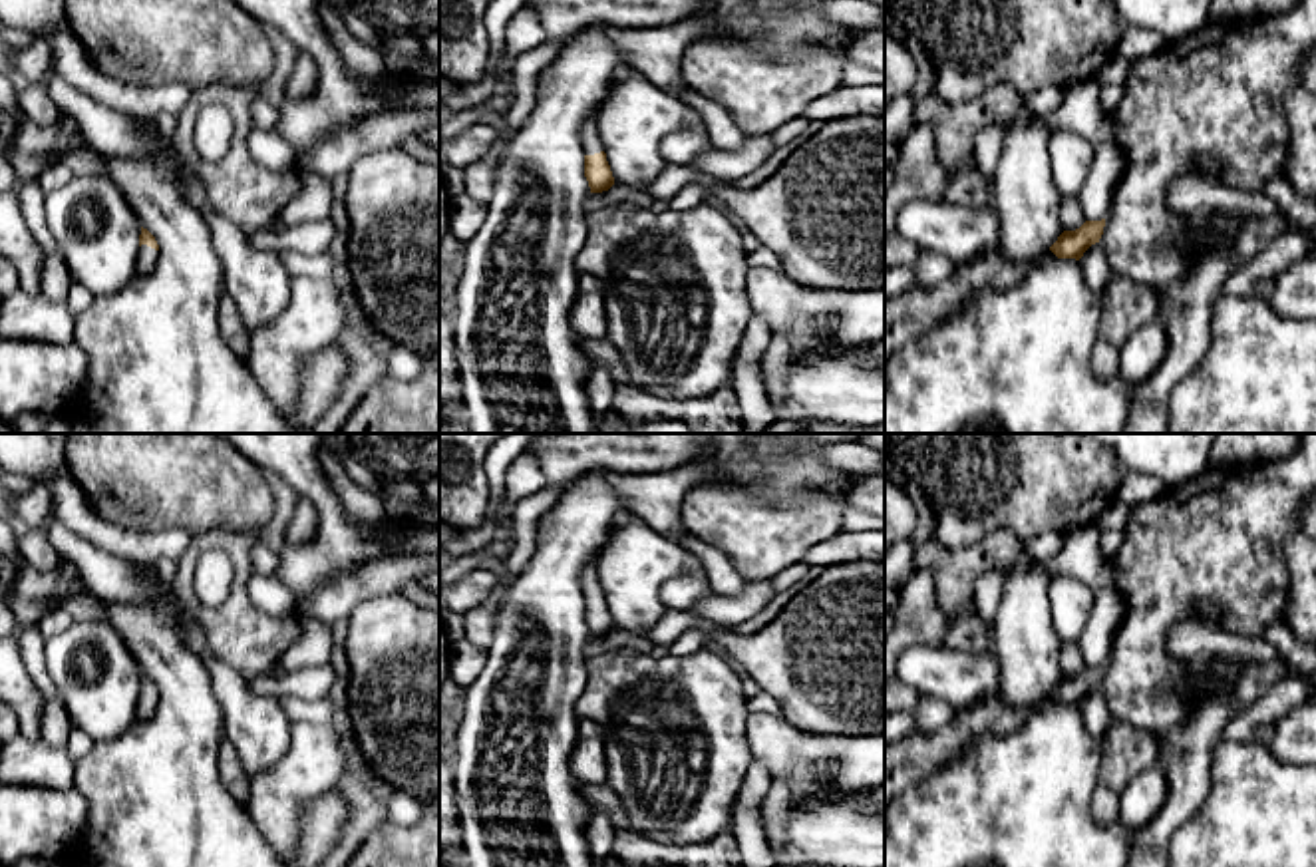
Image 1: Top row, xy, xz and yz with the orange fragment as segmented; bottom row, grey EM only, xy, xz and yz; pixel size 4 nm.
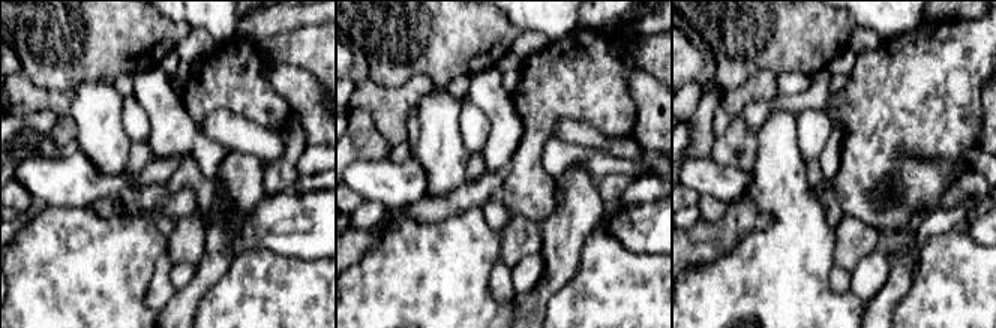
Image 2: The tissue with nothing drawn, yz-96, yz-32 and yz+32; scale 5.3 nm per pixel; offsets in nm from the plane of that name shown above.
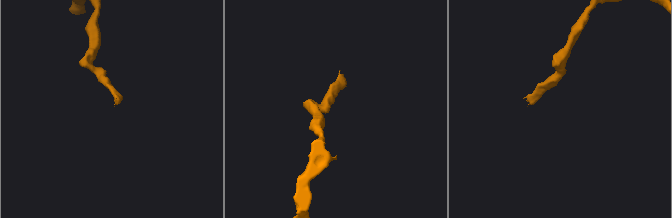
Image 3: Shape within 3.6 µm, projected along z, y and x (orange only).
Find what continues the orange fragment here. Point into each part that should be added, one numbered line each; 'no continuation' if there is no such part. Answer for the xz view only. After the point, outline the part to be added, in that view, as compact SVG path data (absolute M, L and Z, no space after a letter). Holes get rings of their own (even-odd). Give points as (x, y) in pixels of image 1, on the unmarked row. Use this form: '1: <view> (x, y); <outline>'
1: xz (591, 575); M600 553L584 565L582 595L584 601L594 601L604 597L604 591L600 587Z

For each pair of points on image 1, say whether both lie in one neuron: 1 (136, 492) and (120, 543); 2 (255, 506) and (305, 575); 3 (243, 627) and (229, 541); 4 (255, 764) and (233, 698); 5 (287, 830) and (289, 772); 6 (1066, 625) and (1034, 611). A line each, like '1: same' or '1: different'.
1: different
2: different
3: same
4: same
5: same
6: different

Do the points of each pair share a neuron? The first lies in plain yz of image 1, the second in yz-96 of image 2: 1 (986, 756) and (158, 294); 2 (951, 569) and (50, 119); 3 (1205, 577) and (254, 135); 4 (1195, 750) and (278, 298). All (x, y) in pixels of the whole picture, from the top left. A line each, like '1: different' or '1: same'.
1: different
2: different
3: different
4: different

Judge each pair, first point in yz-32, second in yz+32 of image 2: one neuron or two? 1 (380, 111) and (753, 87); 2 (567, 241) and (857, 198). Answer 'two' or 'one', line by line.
1: one
2: two

